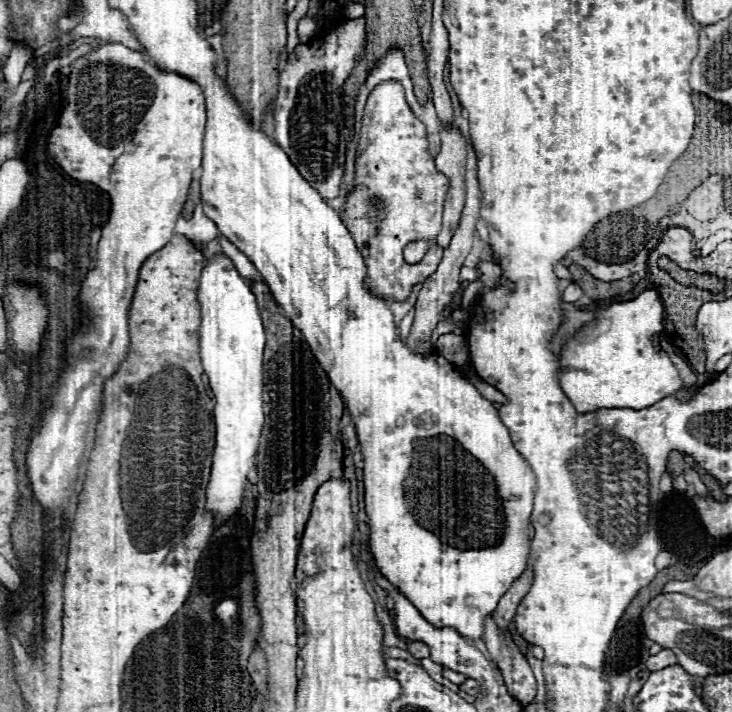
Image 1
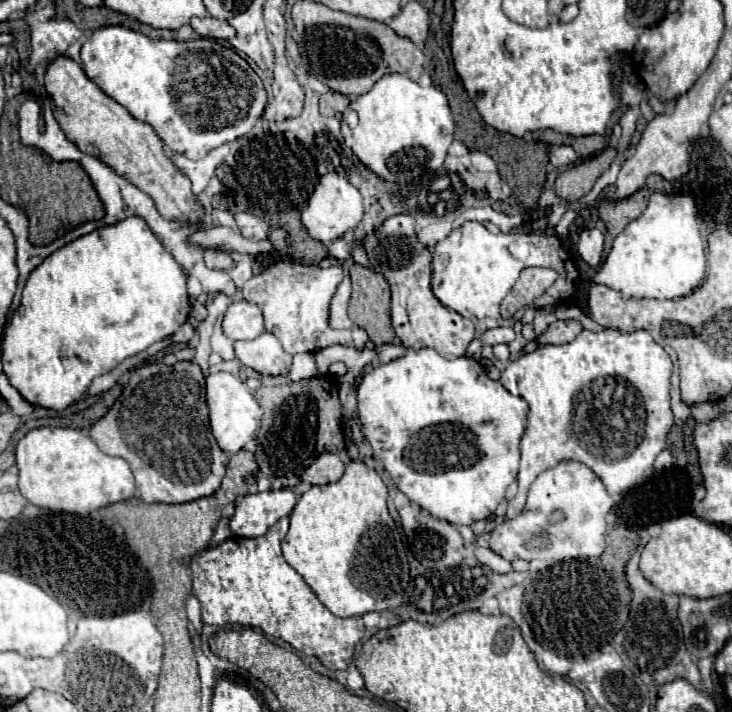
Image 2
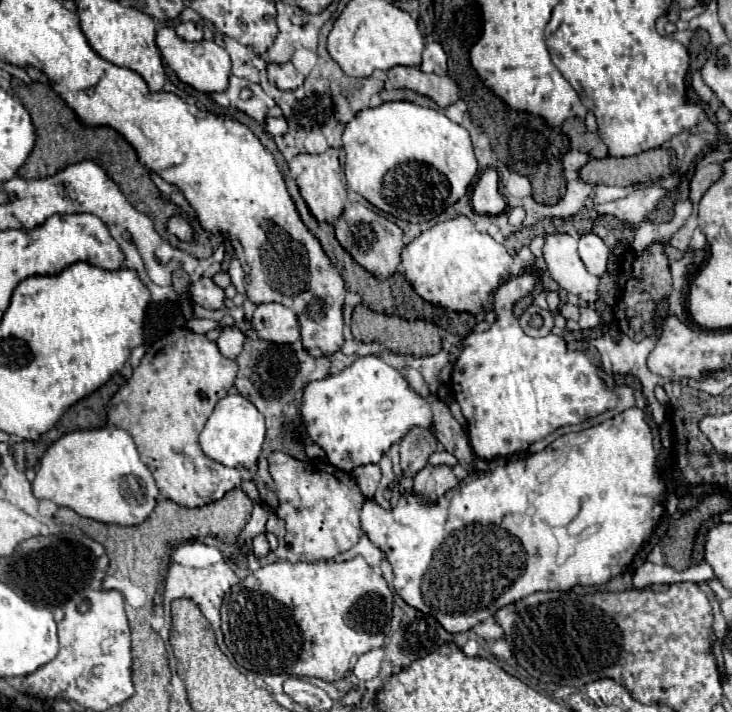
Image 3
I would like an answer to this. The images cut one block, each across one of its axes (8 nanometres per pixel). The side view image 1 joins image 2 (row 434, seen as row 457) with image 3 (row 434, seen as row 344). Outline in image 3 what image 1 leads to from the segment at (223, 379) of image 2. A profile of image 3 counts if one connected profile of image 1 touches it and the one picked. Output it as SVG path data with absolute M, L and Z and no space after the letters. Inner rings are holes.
M226 394L222 398L214 412L210 414L202 434L200 434L200 448L206 456L212 460L230 466L230 468L246 468L254 470L260 450L264 443L264 416L258 412L258 408L244 398L242 394Z

